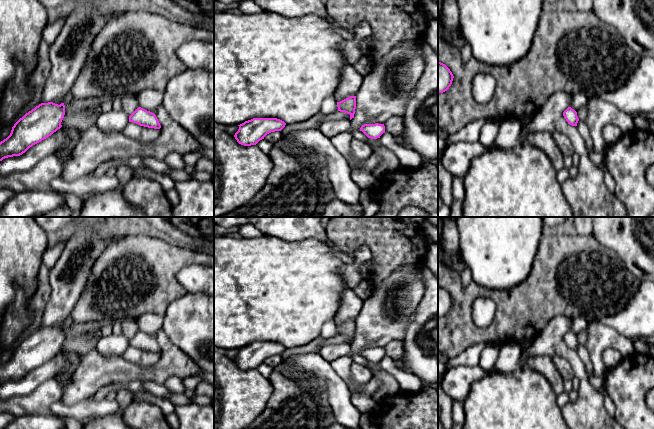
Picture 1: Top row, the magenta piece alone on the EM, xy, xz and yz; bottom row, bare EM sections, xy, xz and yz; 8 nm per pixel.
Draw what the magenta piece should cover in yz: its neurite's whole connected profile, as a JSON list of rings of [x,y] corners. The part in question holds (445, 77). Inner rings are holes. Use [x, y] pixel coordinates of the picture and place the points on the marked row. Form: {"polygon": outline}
{"polygon": [[[438,62],[438,93],[443,93],[449,89],[453,81],[453,74],[443,63]]]}

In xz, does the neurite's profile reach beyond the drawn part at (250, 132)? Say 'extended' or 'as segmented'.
as segmented

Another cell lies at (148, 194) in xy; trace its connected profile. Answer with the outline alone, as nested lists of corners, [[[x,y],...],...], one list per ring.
[[[131,177],[122,189],[125,199],[140,207],[147,217],[173,217],[172,205],[162,186],[155,180]]]

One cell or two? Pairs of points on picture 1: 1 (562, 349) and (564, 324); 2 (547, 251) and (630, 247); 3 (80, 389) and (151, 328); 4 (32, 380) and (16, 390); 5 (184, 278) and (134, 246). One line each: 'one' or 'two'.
1: one
2: two
3: two
4: one
5: two

